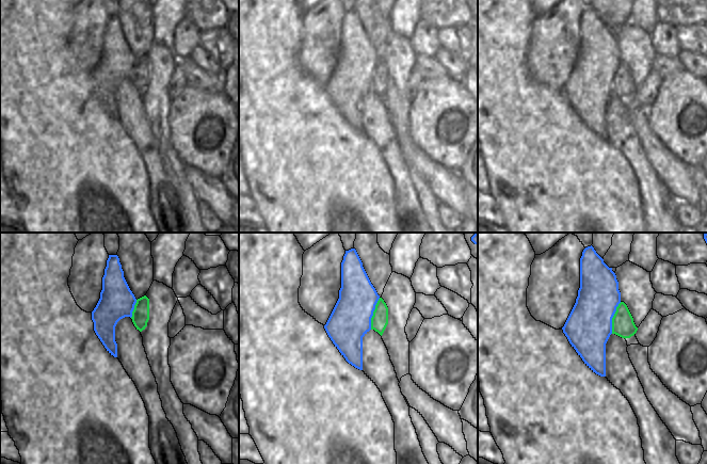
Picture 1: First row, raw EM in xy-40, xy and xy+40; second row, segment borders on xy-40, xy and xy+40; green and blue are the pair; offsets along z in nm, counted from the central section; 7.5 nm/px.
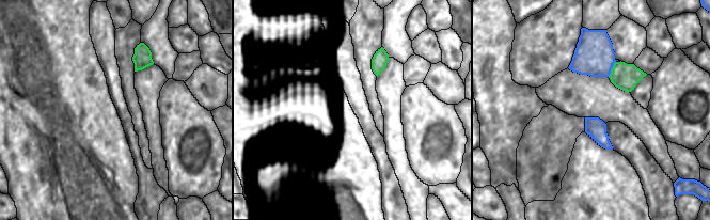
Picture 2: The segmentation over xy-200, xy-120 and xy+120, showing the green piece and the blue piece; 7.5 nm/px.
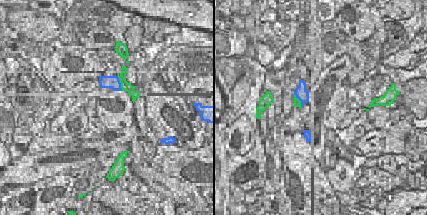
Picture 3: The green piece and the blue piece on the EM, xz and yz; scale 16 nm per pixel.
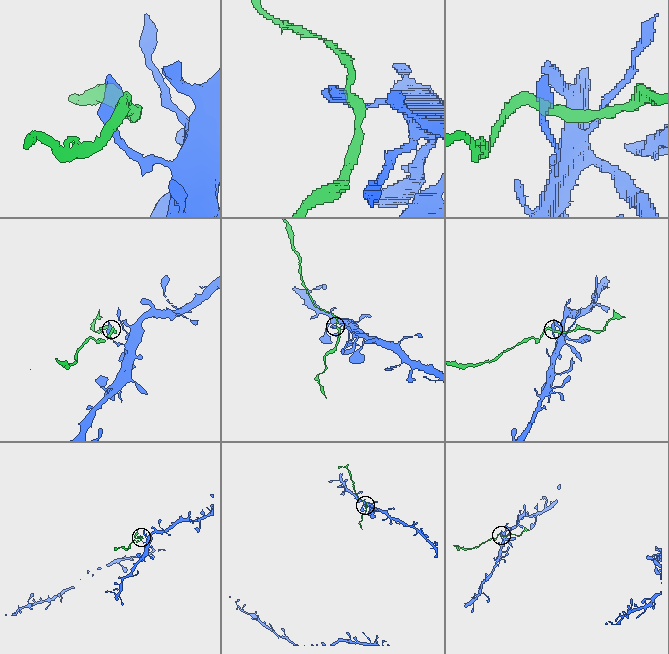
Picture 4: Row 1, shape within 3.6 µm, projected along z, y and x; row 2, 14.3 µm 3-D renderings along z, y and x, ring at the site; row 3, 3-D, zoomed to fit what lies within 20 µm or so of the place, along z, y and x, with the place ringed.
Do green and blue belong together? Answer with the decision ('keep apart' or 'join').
keep apart

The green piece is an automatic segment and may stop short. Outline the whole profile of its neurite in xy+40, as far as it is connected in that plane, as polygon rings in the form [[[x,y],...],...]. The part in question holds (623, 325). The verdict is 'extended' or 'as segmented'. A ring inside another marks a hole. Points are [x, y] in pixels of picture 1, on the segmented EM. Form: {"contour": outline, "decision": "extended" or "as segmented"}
{"contour": [[[624,302],[616,307],[616,311],[612,318],[612,334],[622,338],[630,338],[638,331],[633,322],[633,318]]], "decision": "as segmented"}

